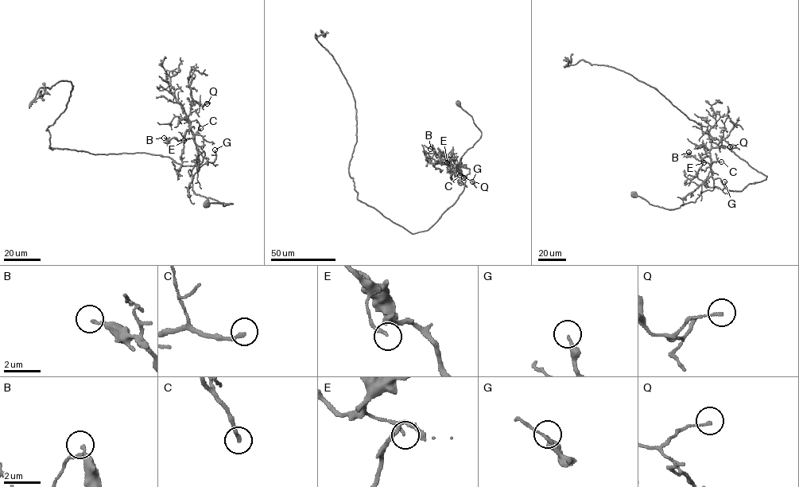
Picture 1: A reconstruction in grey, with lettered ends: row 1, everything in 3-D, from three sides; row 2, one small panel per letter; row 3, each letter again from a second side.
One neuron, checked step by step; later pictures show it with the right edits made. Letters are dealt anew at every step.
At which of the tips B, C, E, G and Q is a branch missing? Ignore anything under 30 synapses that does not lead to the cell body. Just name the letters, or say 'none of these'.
C

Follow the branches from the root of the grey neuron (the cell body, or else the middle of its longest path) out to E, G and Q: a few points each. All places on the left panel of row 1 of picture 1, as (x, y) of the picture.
E: (207, 203), (232, 204), (192, 190), (199, 156), (189, 129), (184, 140)
G: (207, 203), (232, 204), (192, 190), (192, 179), (199, 169), (197, 153), (199, 168), (213, 162), (215, 149)
Q: (207, 203), (232, 204), (192, 190), (199, 156), (188, 117), (193, 99), (200, 106), (207, 103)

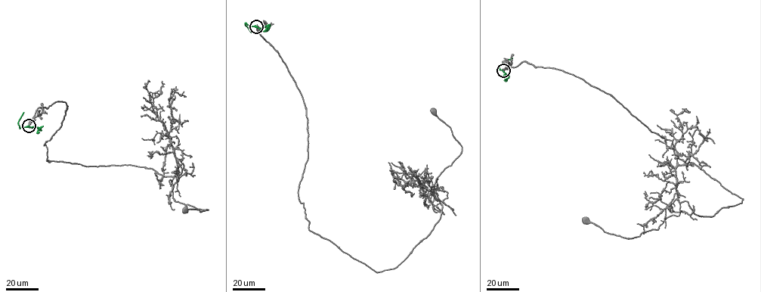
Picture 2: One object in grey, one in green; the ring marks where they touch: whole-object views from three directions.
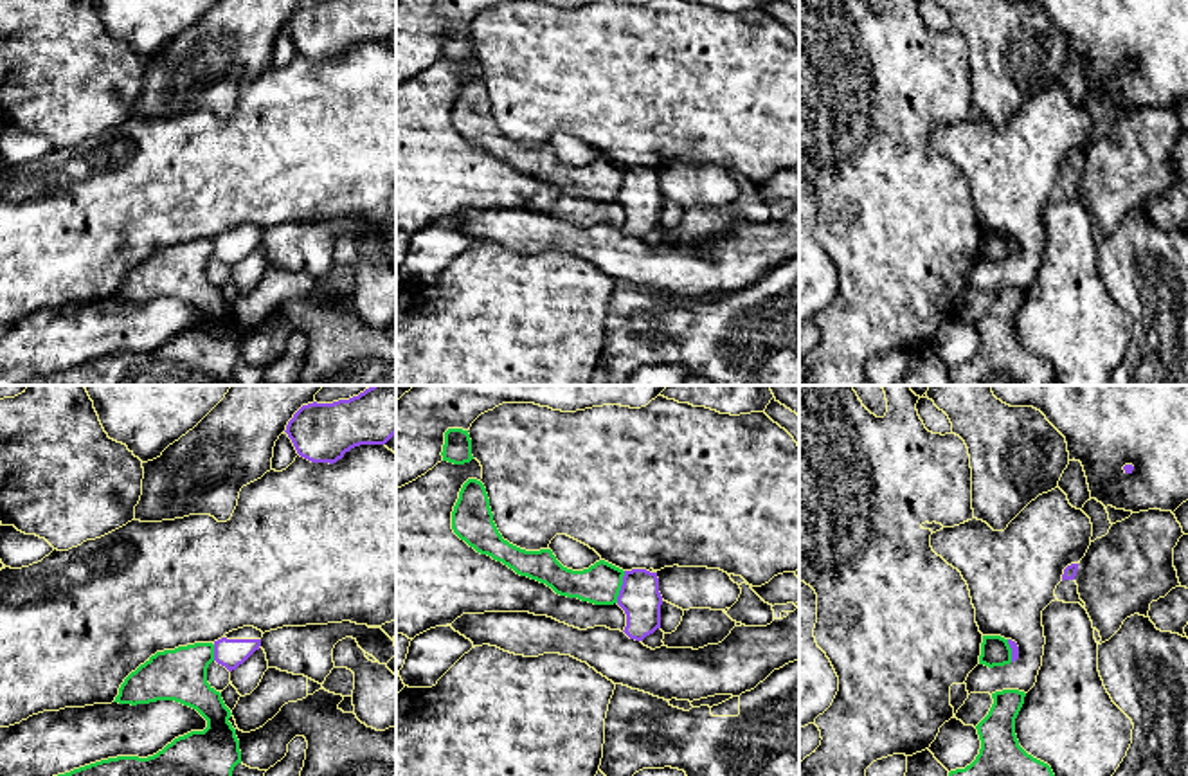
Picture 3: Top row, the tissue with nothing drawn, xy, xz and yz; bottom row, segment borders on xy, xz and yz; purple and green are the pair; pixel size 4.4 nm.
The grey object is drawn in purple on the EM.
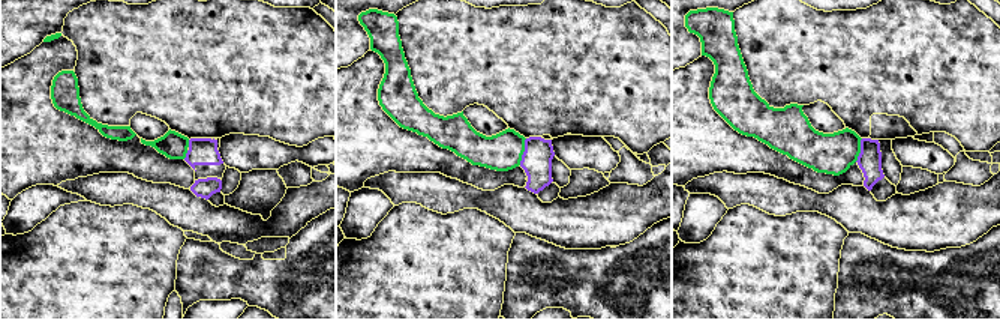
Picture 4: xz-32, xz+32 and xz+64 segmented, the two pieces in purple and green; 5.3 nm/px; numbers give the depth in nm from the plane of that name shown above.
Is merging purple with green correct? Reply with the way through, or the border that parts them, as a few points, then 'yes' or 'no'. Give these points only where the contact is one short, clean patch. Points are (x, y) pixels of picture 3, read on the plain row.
border along xz (625, 168), (616, 198); no

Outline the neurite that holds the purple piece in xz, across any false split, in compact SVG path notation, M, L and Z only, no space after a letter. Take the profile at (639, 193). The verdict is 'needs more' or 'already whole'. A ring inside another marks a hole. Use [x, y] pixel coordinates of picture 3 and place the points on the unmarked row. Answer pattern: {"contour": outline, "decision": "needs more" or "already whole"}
{"contour": "M646 166L625 167L617 202L626 211L625 230L630 236L643 238L661 225L661 202L657 169Z", "decision": "already whole"}

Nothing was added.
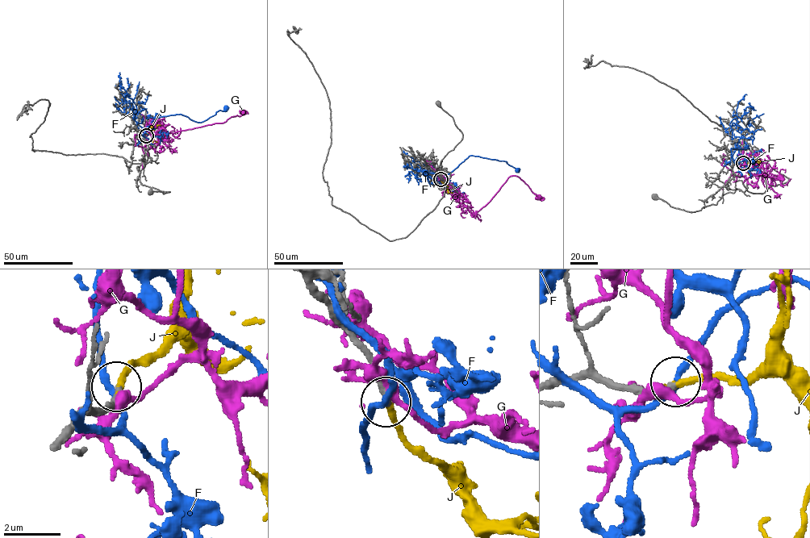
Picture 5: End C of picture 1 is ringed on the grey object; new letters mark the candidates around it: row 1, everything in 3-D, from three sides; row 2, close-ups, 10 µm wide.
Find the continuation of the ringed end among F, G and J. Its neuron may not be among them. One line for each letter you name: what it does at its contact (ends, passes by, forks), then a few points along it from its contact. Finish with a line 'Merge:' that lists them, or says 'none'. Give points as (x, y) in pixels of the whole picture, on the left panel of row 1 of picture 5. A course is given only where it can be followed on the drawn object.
J: it ends there; it runs (146, 135), (149, 123), (153, 131), (160, 125)
Merge: J

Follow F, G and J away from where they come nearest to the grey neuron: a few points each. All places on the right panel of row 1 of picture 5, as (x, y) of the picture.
F: (743, 164), (736, 161), (739, 152), (736, 147), (749, 148), (731, 148), (735, 163), (745, 160), (752, 162)
G: (742, 164), (749, 167), (760, 168), (761, 165), (780, 179), (753, 175), (763, 174), (777, 180), (780, 177)
J: (743, 164), (748, 162), (751, 154), (758, 164), (758, 161)

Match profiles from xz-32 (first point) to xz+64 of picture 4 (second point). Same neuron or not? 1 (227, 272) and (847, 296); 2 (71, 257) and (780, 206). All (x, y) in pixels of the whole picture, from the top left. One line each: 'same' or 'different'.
1: same
2: different

